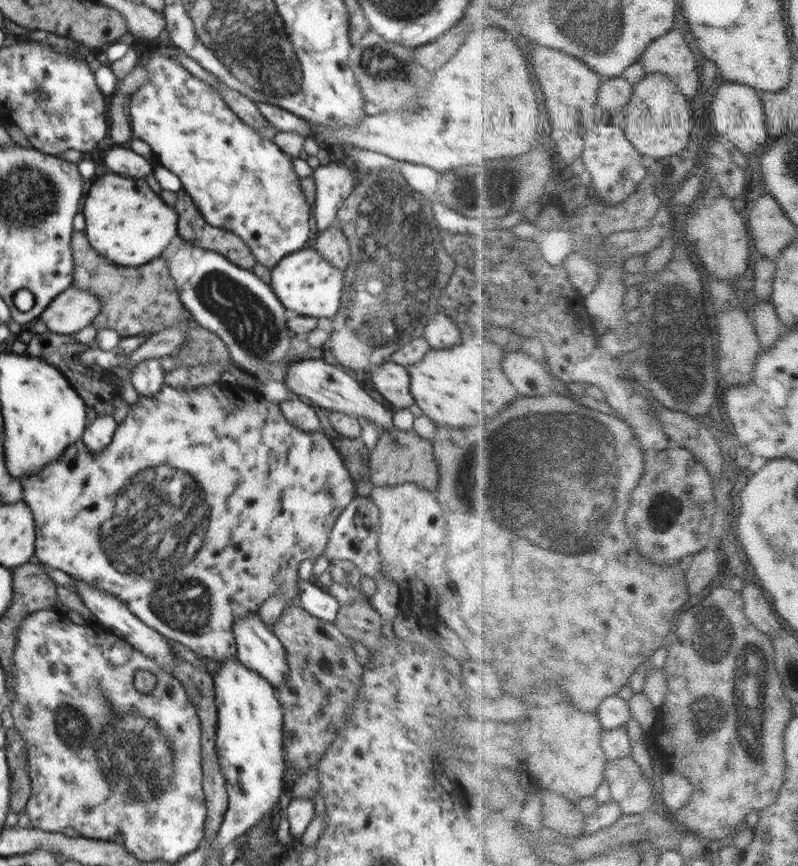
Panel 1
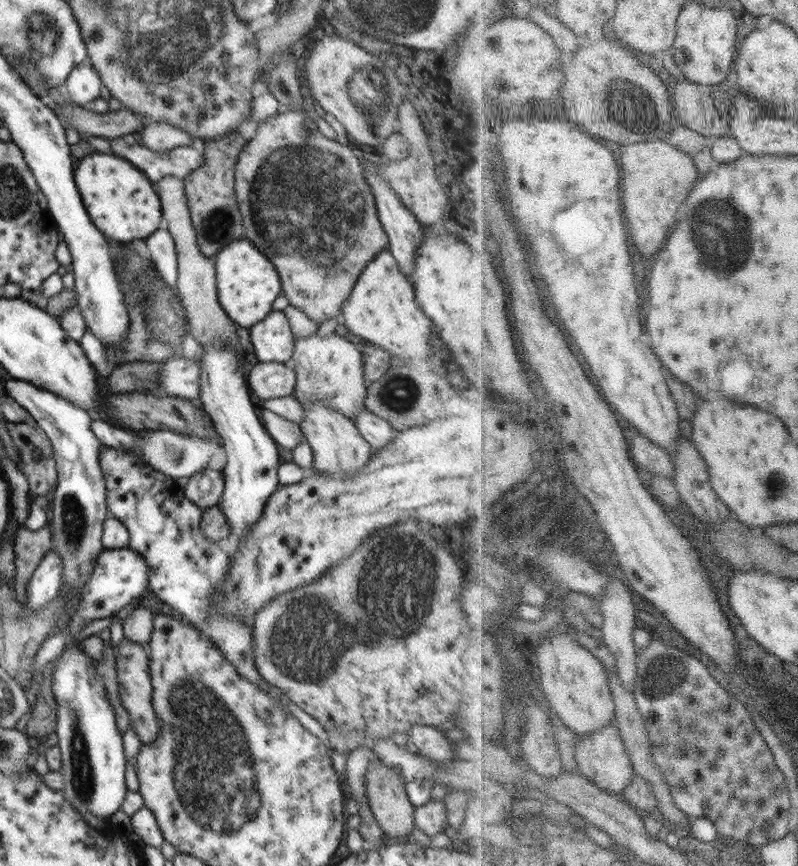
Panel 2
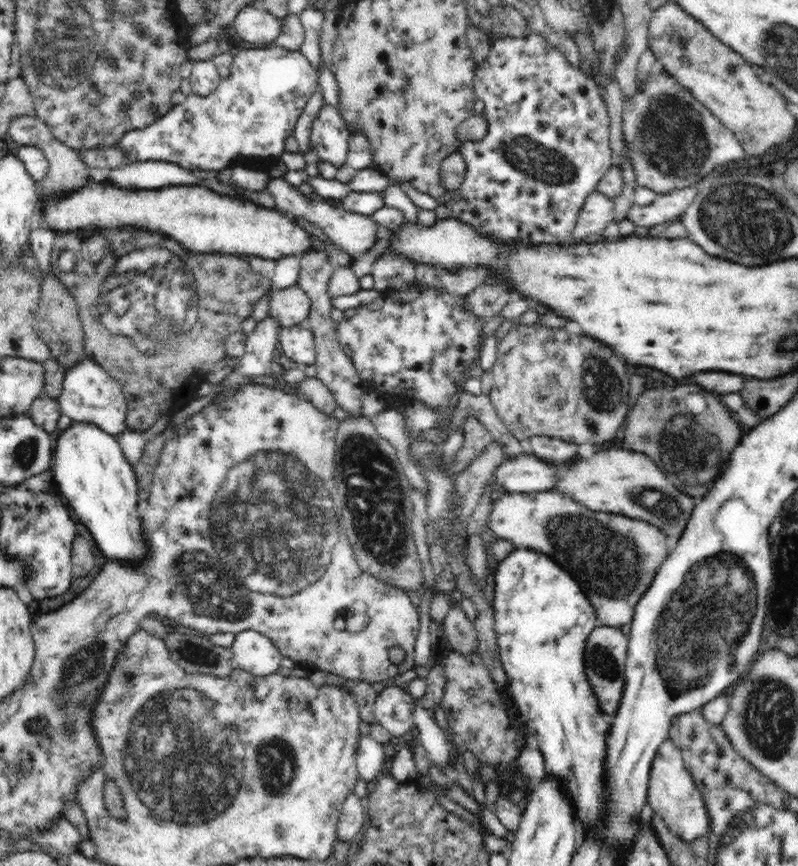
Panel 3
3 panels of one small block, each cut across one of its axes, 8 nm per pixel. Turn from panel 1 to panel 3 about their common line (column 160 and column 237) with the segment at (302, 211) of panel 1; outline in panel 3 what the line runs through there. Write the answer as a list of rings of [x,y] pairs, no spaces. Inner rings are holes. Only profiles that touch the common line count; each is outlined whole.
[[[275,44],[242,49],[233,57],[228,76],[221,77],[216,90],[208,96],[188,95],[184,102],[173,105],[167,114],[156,119],[150,126],[124,133],[116,145],[125,152],[125,160],[130,163],[164,161],[180,165],[188,171],[219,171],[240,164],[250,167],[250,160],[261,160],[266,166],[260,170],[276,174],[280,156],[285,152],[286,138],[293,135],[294,127],[308,100],[319,89],[317,71],[300,51],[292,52]]]

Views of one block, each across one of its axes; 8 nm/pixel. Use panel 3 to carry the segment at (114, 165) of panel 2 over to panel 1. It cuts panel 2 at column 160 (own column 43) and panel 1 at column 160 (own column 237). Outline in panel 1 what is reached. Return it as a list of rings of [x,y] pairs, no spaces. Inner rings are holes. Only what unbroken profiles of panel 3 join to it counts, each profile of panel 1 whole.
[[[106,174],[92,184],[82,212],[86,216],[83,232],[92,248],[122,266],[139,267],[159,258],[178,230],[178,214],[144,180],[126,180],[116,174]]]

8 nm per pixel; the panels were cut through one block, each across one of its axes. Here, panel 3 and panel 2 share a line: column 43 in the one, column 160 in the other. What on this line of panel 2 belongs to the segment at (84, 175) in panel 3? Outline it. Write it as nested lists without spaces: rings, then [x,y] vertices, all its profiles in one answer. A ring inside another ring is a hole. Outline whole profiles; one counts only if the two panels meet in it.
[[[154,121],[142,128],[138,138],[143,146],[164,153],[176,147],[201,145],[190,133],[164,121]],[[162,176],[160,182],[158,182],[158,186],[160,186],[160,200],[162,200],[162,215],[168,221],[168,232],[170,232],[175,240],[175,250],[178,255],[178,296],[181,298],[181,304],[185,308],[190,324],[190,331],[194,339],[203,348],[212,345],[216,339],[220,339],[222,343],[226,343],[236,353],[245,355],[238,341],[236,334],[237,327],[226,316],[226,312],[222,310],[218,302],[214,259],[204,257],[198,246],[190,210],[188,210],[188,200],[186,200],[183,179],[174,176]]]

